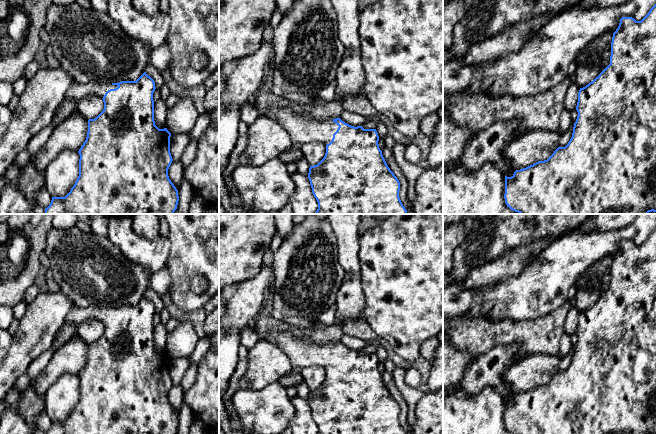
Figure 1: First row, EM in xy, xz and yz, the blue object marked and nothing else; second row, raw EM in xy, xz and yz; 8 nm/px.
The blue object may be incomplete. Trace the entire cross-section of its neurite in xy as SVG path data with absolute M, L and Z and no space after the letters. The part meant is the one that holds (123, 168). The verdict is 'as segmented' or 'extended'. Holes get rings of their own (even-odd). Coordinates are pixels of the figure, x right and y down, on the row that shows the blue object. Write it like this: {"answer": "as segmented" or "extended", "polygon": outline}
{"answer": "extended", "polygon": "M144 72L136 81L119 83L74 83L65 99L78 103L89 95L103 99L104 109L94 119L88 120L87 137L78 153L79 176L65 197L52 197L45 214L173 214L177 209L178 190L168 176L173 161L170 153L171 133L159 129L154 121L154 80Z"}

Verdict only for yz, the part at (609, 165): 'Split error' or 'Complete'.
Complete

